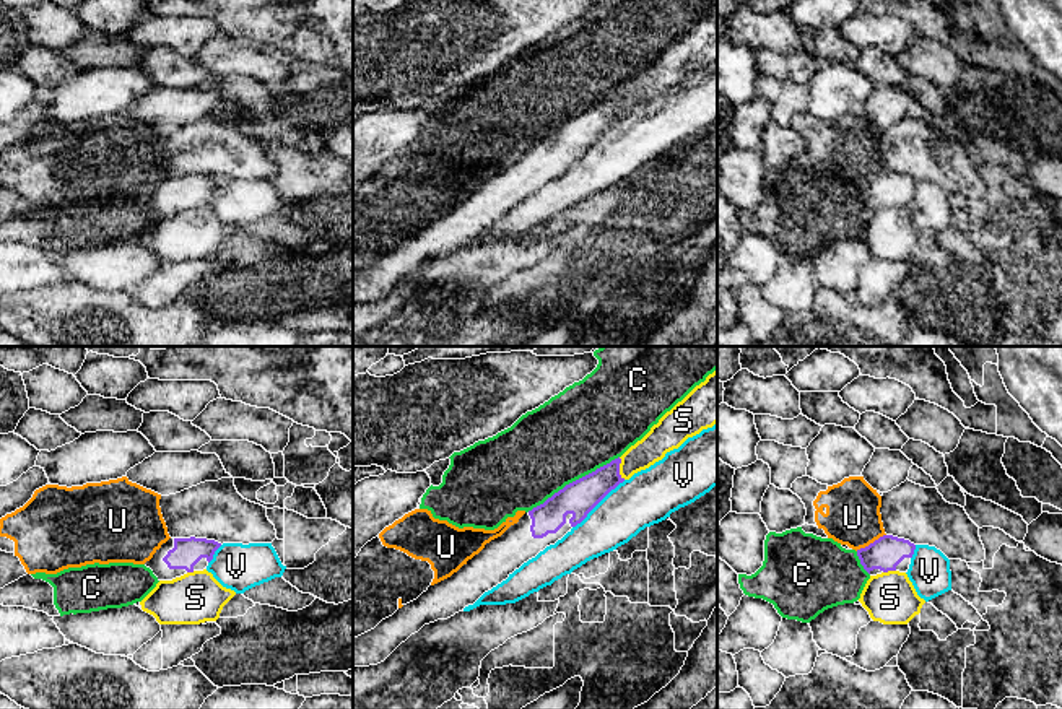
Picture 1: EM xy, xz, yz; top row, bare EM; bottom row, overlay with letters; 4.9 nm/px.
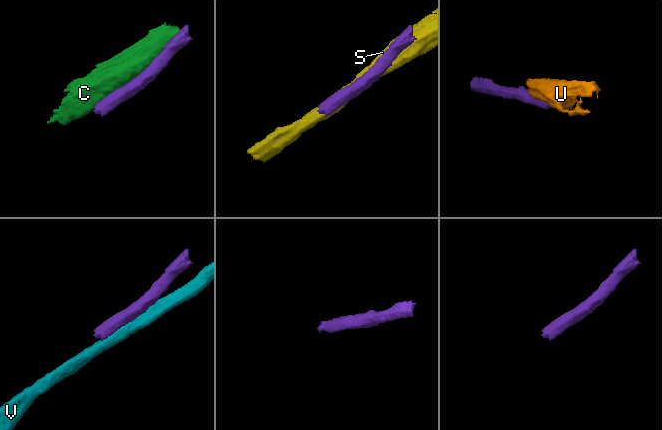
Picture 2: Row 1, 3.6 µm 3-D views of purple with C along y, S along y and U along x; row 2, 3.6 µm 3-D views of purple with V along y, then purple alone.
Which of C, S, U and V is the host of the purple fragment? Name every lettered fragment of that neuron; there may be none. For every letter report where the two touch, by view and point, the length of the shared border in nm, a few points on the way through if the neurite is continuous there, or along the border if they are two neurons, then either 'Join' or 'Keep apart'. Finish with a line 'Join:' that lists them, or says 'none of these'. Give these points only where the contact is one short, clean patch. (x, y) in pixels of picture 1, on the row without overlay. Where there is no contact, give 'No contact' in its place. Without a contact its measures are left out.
C: Touches purple at xz (573, 117). Shared border 550 nm. Keep apart
S: Touches purple at xz (618, 104). Shared border 120 nm. Keep apart
U: Touches purple at yz (870, 179). Shared border 170 nm. Keep apart
V: Touches purple at xz (599, 137). Shared border 360 nm. Keep apart
Join: none of these

